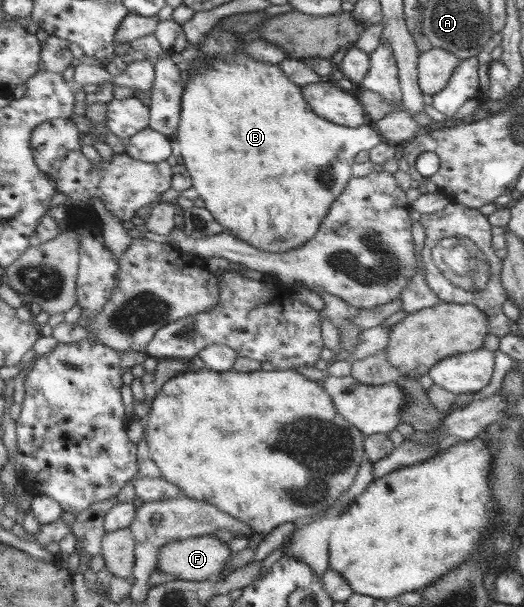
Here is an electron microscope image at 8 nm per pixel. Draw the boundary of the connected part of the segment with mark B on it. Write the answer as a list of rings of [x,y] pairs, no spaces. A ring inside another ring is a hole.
[[[213,28],[198,44],[200,50],[194,59],[198,70],[183,84],[180,124],[174,136],[180,144],[180,162],[187,168],[203,207],[226,232],[261,252],[294,251],[318,232],[330,204],[353,177],[356,154],[384,140],[370,126],[340,126],[314,114],[304,101],[302,88],[286,78],[279,64],[248,58],[236,36]]]

